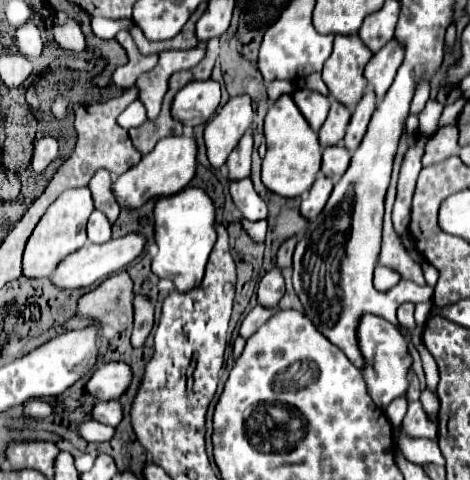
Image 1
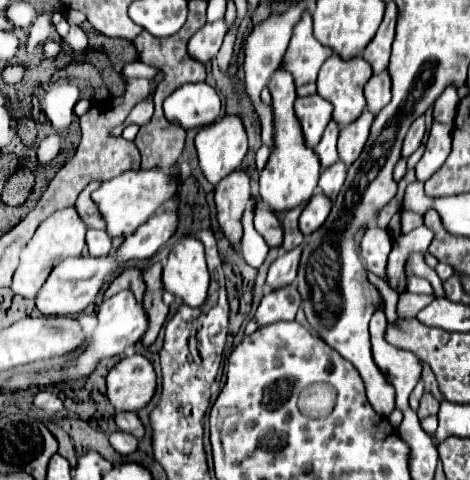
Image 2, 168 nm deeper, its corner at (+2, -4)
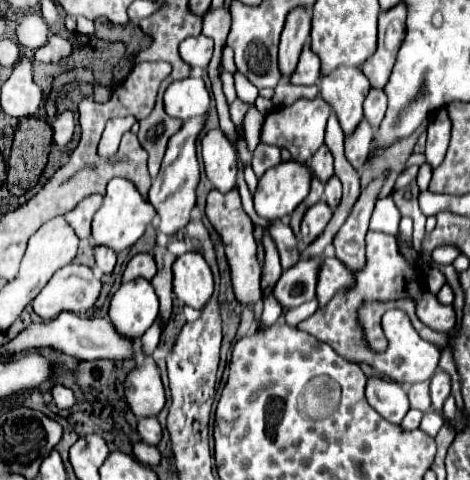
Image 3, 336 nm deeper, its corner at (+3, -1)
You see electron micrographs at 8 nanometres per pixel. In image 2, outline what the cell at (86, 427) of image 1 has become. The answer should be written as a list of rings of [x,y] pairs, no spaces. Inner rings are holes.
[[[112,432],[110,434],[110,444],[116,452],[120,452],[122,456],[130,456],[138,450],[138,440],[130,434],[124,434],[124,432]]]

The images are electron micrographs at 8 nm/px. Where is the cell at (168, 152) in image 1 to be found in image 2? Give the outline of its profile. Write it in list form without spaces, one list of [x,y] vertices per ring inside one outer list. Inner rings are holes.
[[[130,170],[108,182],[102,182],[102,186],[92,194],[92,200],[96,202],[98,212],[106,222],[106,232],[110,238],[130,236],[140,224],[144,224],[152,214],[156,214],[168,198],[176,194],[176,186],[178,184],[172,178],[168,178],[164,170]]]

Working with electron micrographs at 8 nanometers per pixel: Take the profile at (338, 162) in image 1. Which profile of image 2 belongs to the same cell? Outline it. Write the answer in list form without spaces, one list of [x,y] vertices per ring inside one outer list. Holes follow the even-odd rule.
[[[336,162],[332,164],[330,168],[326,168],[320,176],[320,182],[318,182],[318,188],[330,198],[330,200],[336,200],[342,184],[344,184],[344,178],[346,178],[346,166],[342,162]]]

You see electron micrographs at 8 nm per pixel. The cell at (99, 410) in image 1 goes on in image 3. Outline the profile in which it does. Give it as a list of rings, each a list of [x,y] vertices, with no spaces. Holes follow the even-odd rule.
[[[145,417],[145,419],[137,421],[137,433],[149,445],[157,445],[161,439],[161,425],[155,417]]]

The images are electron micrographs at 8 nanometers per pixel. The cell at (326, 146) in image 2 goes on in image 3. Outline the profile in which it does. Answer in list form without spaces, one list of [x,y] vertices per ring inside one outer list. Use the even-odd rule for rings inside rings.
[[[321,145],[321,147],[317,149],[317,153],[313,155],[309,167],[311,167],[311,171],[315,173],[315,177],[321,179],[323,183],[333,175],[333,155],[329,153],[327,145]]]

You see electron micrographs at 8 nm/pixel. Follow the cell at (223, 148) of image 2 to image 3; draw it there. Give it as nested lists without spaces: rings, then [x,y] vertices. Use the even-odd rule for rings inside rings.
[[[209,129],[201,137],[201,157],[205,175],[219,191],[235,187],[237,177],[237,149],[221,129]]]

